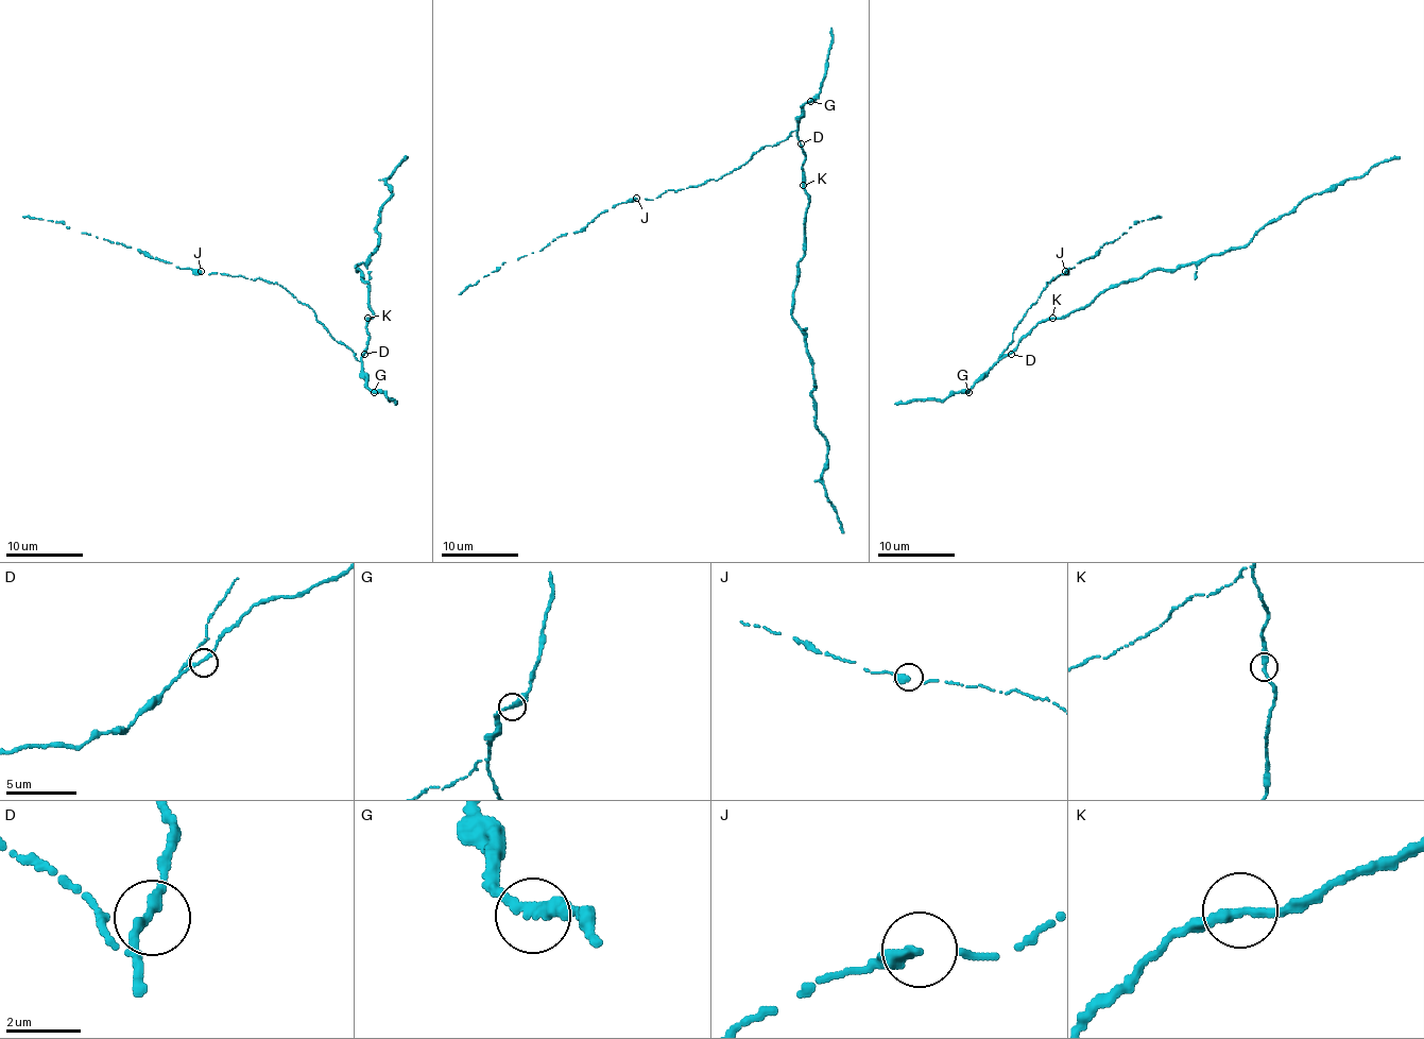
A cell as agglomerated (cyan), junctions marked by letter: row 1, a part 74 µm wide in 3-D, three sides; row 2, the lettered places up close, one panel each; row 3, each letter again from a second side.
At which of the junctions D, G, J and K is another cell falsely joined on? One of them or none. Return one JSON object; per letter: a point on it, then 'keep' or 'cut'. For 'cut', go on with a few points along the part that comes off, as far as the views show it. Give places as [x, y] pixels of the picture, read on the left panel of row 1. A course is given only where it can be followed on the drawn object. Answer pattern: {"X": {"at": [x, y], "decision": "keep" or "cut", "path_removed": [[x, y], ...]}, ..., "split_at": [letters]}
{"D": {"at": [364, 354], "decision": "keep"}, "G": {"at": [374, 392], "decision": "keep"}, "J": {"at": [201, 271], "decision": "keep"}, "K": {"at": [367, 318], "decision": "keep"}, "split_at": []}

